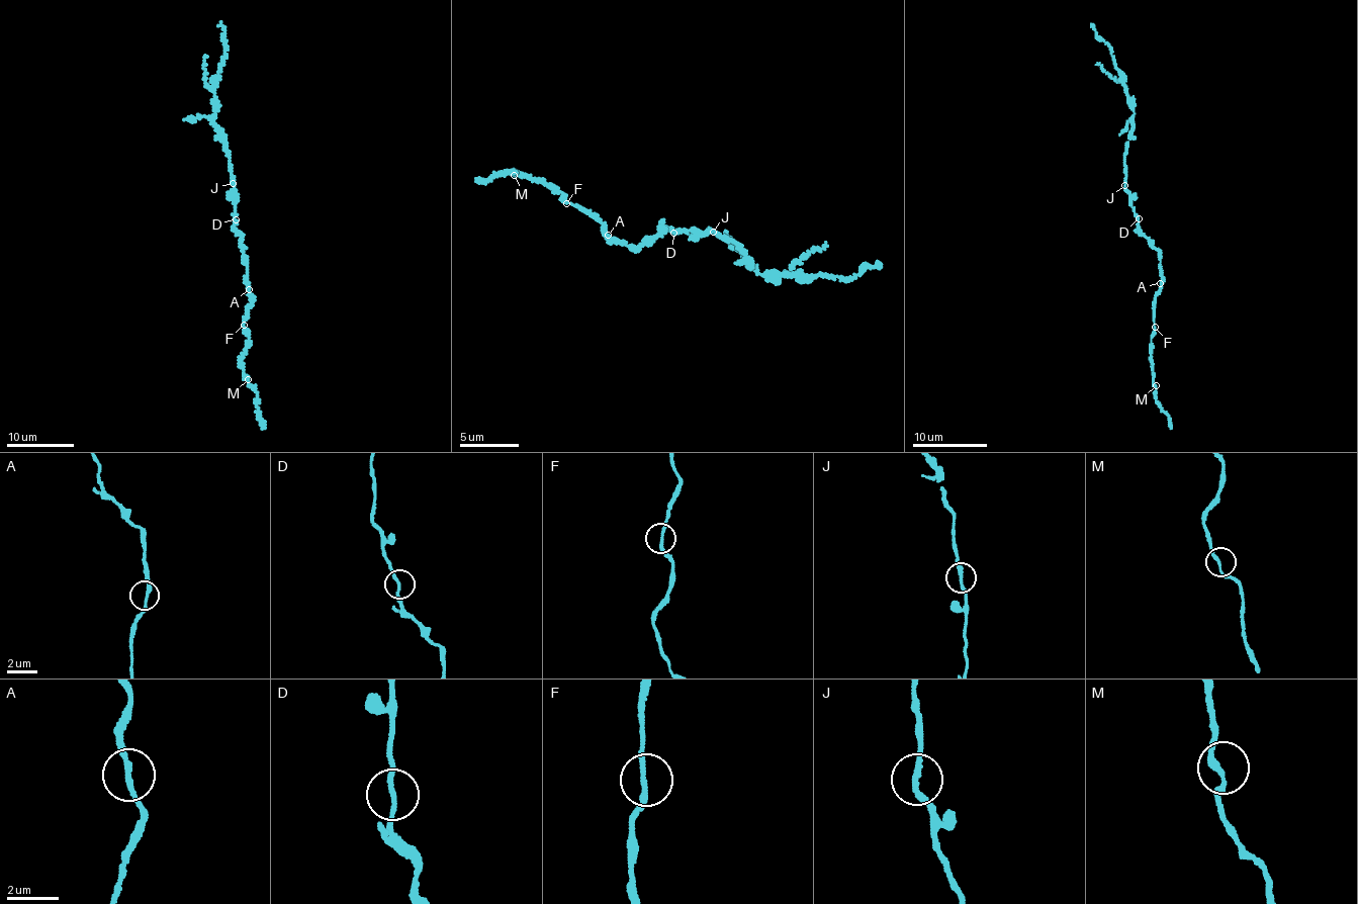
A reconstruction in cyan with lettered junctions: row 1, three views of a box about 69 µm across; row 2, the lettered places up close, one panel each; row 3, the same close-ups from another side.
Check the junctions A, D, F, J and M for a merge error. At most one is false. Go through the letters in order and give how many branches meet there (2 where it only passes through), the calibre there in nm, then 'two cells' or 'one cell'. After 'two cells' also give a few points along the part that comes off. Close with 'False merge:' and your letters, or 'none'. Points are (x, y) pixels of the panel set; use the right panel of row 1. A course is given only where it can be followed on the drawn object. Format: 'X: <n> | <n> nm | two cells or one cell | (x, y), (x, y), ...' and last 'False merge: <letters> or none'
A: 2 | 180 nm | one cell
D: 2 | 180 nm | one cell
F: 2 | 190 nm | one cell
J: 2 | 190 nm | one cell
M: 2 | 180 nm | one cell
False merge: none

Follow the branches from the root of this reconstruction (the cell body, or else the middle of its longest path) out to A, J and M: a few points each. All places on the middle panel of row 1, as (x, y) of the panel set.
A: (662, 230), (637, 248), (619, 243), (608, 235)
J: (662, 230), (675, 234), (692, 231), (701, 237), (713, 231)
M: (662, 230), (637, 248), (629, 247), (604, 235), (603, 223), (560, 198), (563, 193), (517, 171), (514, 175)

